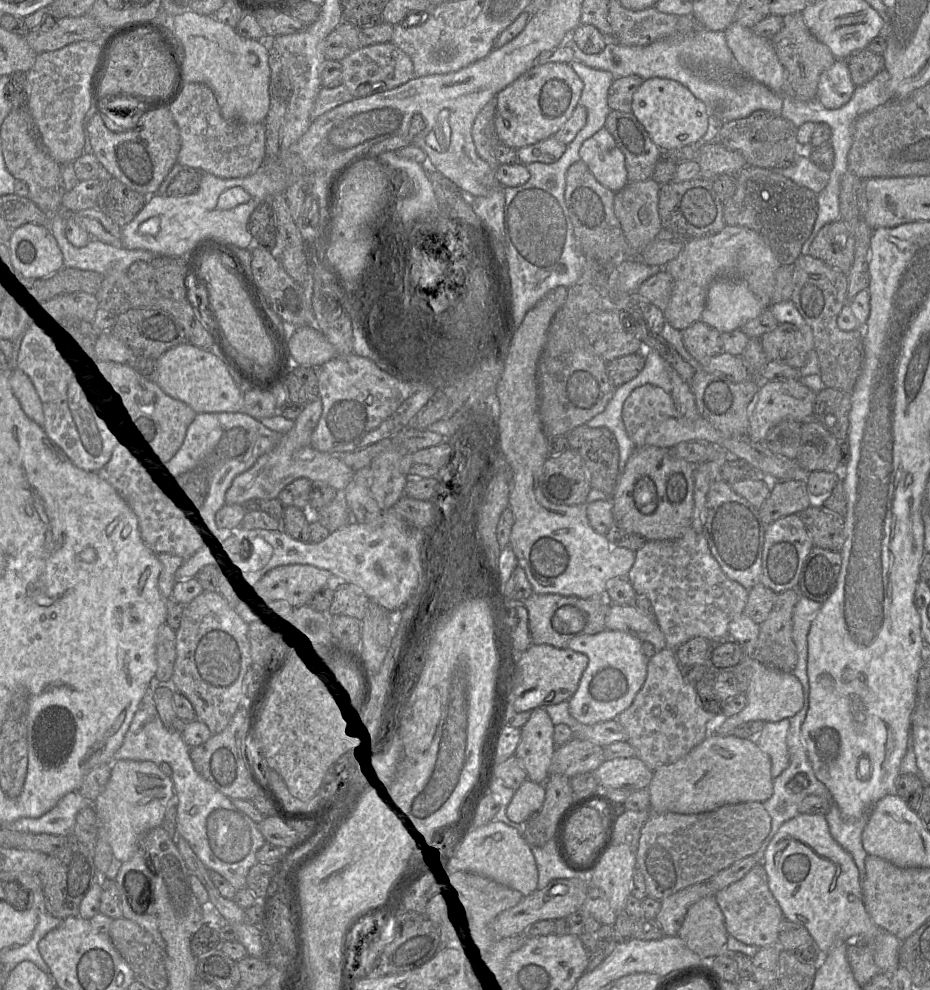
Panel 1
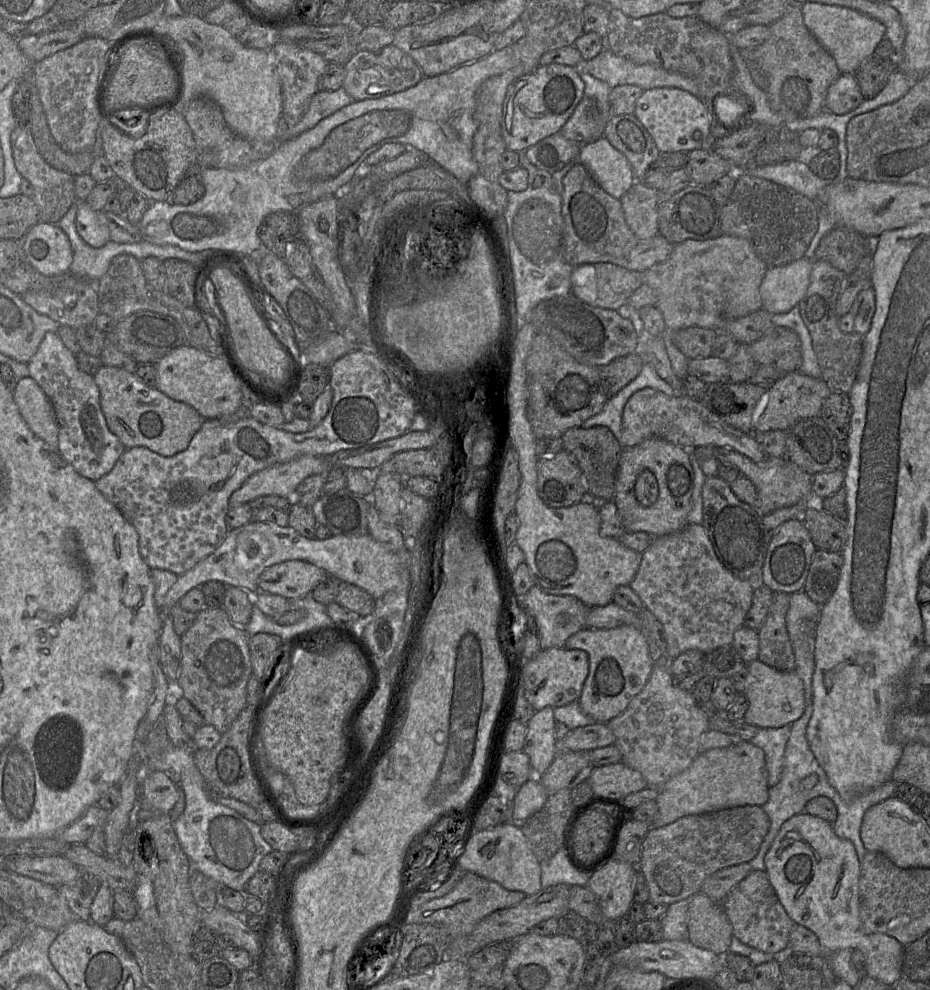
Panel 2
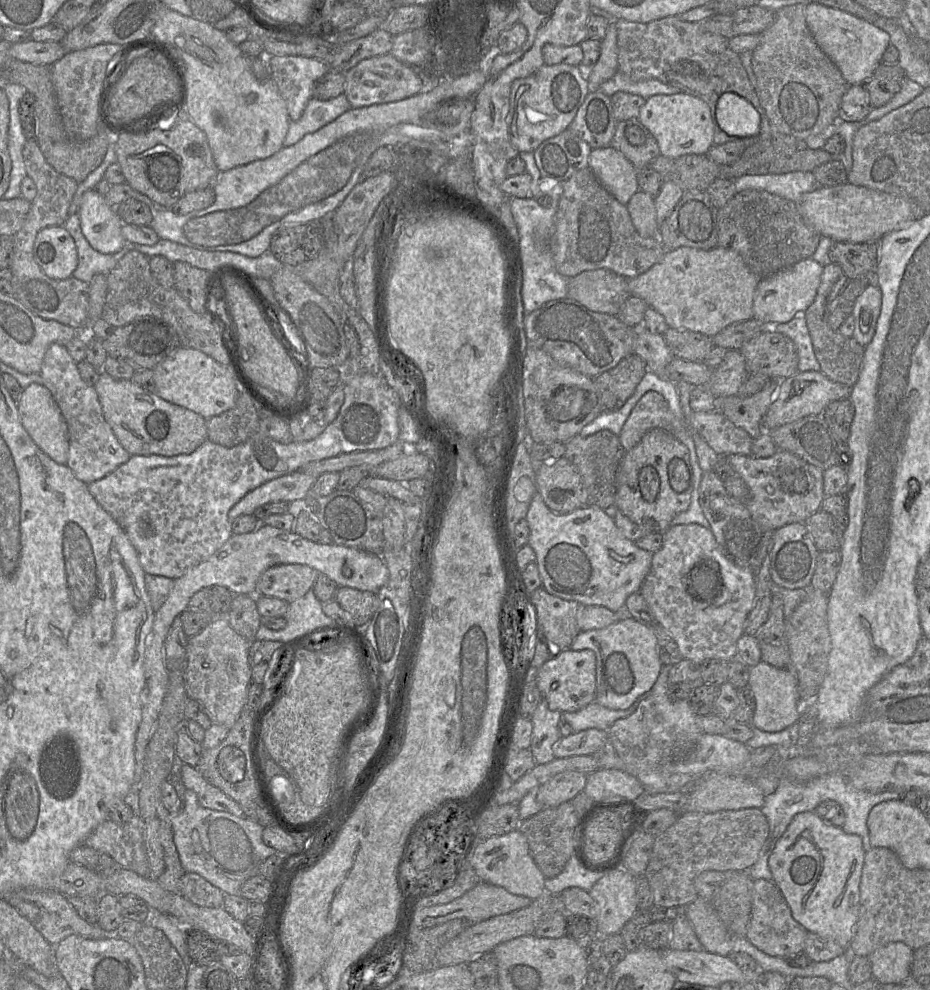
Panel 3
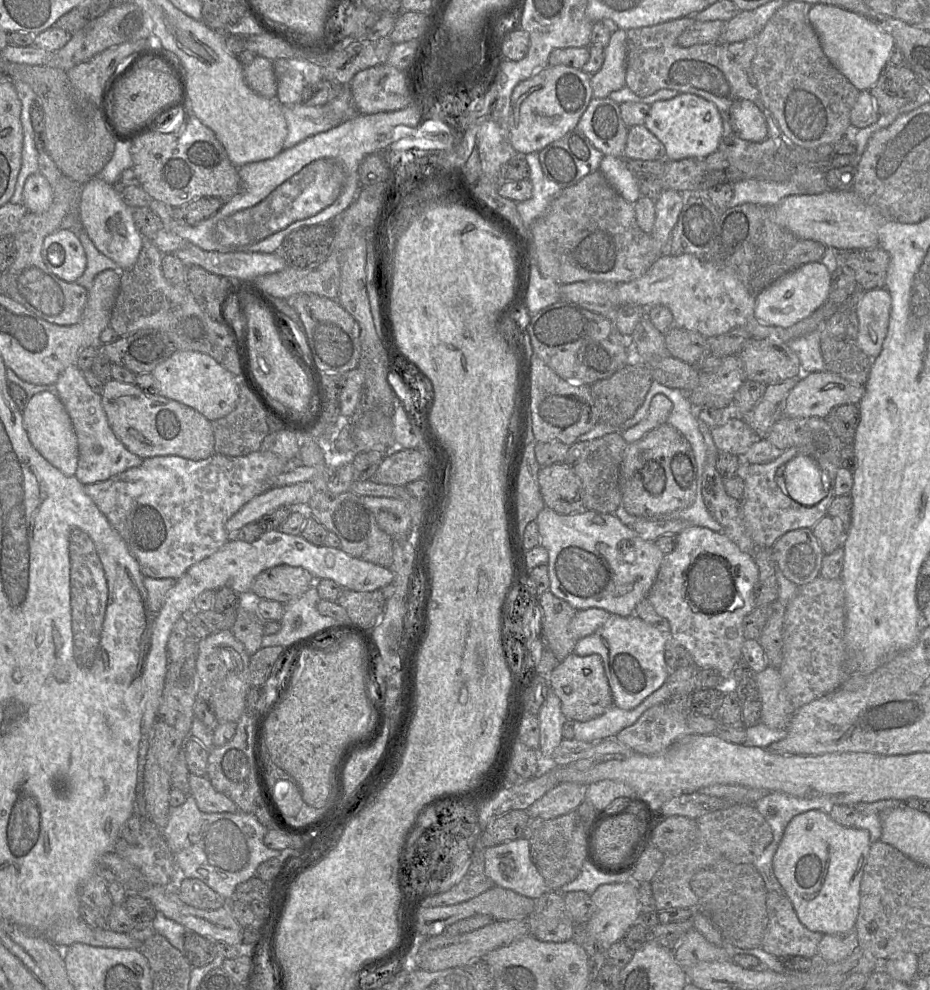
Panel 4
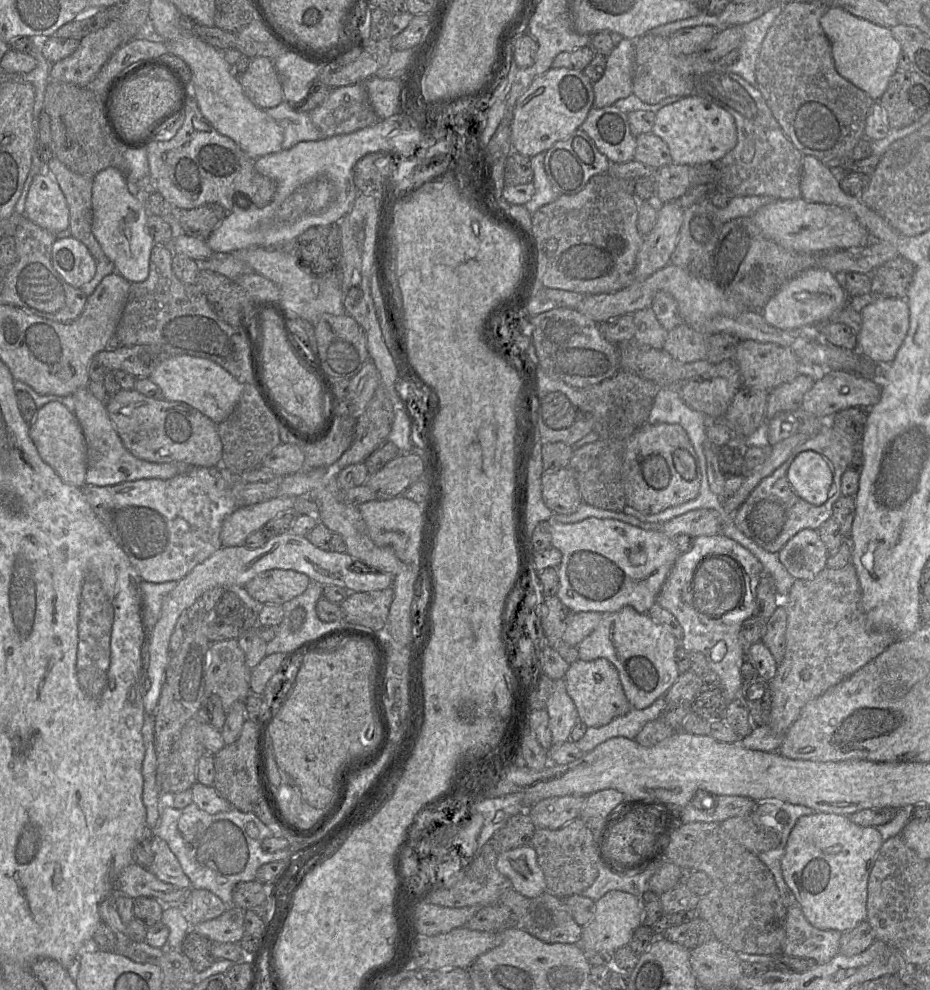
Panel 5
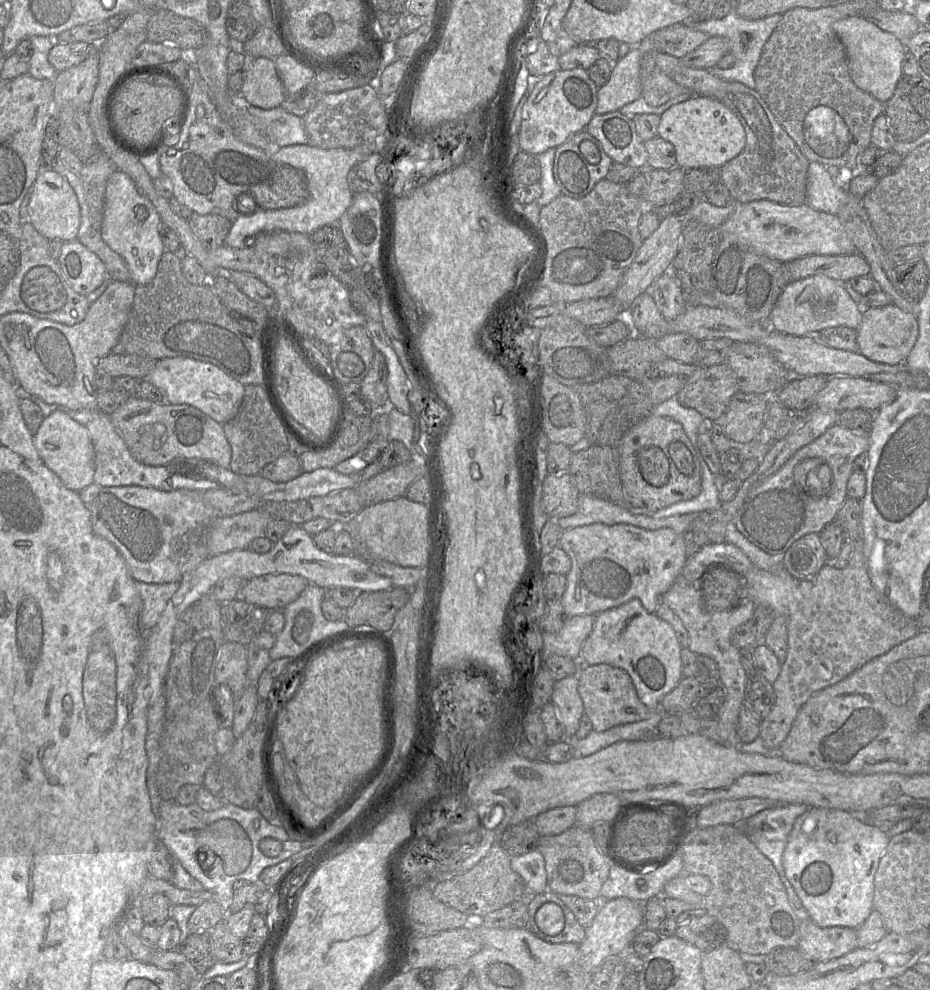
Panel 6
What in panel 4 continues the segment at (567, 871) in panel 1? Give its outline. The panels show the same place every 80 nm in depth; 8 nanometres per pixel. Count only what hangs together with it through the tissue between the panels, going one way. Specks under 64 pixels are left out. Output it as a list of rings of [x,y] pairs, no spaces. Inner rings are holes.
[[[585,862],[579,876],[561,887],[560,893],[564,895],[571,891],[583,891],[592,895],[600,885],[626,881],[633,881],[631,873],[608,875],[597,866]]]

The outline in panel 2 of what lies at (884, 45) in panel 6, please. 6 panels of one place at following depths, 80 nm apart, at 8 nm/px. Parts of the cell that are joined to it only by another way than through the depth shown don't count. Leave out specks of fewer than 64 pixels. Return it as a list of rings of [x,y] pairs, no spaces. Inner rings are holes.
[[[805,2],[801,4],[804,24],[834,58],[840,73],[854,74],[863,61],[873,56],[877,45],[885,37],[885,26],[874,18],[848,7]]]

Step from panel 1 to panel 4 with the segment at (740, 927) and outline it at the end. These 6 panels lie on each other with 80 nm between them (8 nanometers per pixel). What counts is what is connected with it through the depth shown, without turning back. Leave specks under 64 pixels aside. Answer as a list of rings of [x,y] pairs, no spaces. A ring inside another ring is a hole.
[[[768,891],[766,907],[768,924],[762,949],[776,957],[817,958],[818,945],[824,934],[810,931],[800,922],[789,898],[785,894]]]

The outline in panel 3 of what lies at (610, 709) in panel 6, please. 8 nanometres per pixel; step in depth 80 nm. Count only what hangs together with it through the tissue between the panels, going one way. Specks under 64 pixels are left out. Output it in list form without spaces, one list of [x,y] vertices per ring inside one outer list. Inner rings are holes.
[[[590,649],[555,651],[555,654],[536,670],[537,686],[549,709],[559,712],[575,712],[595,701],[596,656]]]

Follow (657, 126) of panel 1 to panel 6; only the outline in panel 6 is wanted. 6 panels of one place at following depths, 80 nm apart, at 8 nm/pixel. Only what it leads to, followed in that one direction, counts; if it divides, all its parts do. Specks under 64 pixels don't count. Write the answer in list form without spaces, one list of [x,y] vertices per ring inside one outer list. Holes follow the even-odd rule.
[[[693,95],[661,114],[658,136],[670,142],[681,168],[717,168],[738,156],[746,145],[746,132],[738,117],[718,100]]]

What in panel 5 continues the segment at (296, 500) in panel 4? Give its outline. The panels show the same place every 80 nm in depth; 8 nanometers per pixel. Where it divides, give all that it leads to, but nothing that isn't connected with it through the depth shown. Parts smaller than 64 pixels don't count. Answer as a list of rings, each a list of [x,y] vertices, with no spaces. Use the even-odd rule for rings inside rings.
[[[278,496],[258,504],[238,507],[222,523],[222,547],[245,545],[252,533],[262,530],[273,518],[284,511],[292,511],[297,497]]]

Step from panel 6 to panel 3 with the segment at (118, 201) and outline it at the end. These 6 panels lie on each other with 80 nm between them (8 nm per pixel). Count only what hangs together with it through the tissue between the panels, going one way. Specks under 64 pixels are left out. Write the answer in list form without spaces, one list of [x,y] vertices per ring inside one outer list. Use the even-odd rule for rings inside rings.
[[[98,190],[83,194],[79,217],[82,233],[98,252],[114,254],[127,245],[121,231],[123,221]]]

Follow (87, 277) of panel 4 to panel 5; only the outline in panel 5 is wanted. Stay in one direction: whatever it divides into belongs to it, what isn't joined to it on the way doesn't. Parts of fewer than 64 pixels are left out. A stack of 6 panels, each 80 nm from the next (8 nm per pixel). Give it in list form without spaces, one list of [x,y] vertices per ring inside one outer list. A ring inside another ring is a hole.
[[[52,157],[46,165],[46,170],[57,181],[61,188],[69,208],[69,229],[70,236],[81,241],[91,252],[96,261],[96,273],[91,281],[84,284],[80,289],[88,297],[95,291],[96,287],[102,281],[102,279],[115,272],[114,264],[108,259],[102,250],[100,244],[96,240],[92,232],[92,188],[93,177],[80,175],[71,171],[66,165],[64,165],[56,157]]]

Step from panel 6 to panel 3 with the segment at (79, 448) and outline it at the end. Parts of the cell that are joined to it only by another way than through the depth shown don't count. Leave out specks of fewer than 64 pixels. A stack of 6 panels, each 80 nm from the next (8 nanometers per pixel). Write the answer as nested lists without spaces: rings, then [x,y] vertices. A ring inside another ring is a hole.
[[[31,383],[23,389],[17,401],[20,420],[35,444],[53,461],[65,465],[68,460],[68,428],[62,413],[50,391],[38,383]]]

